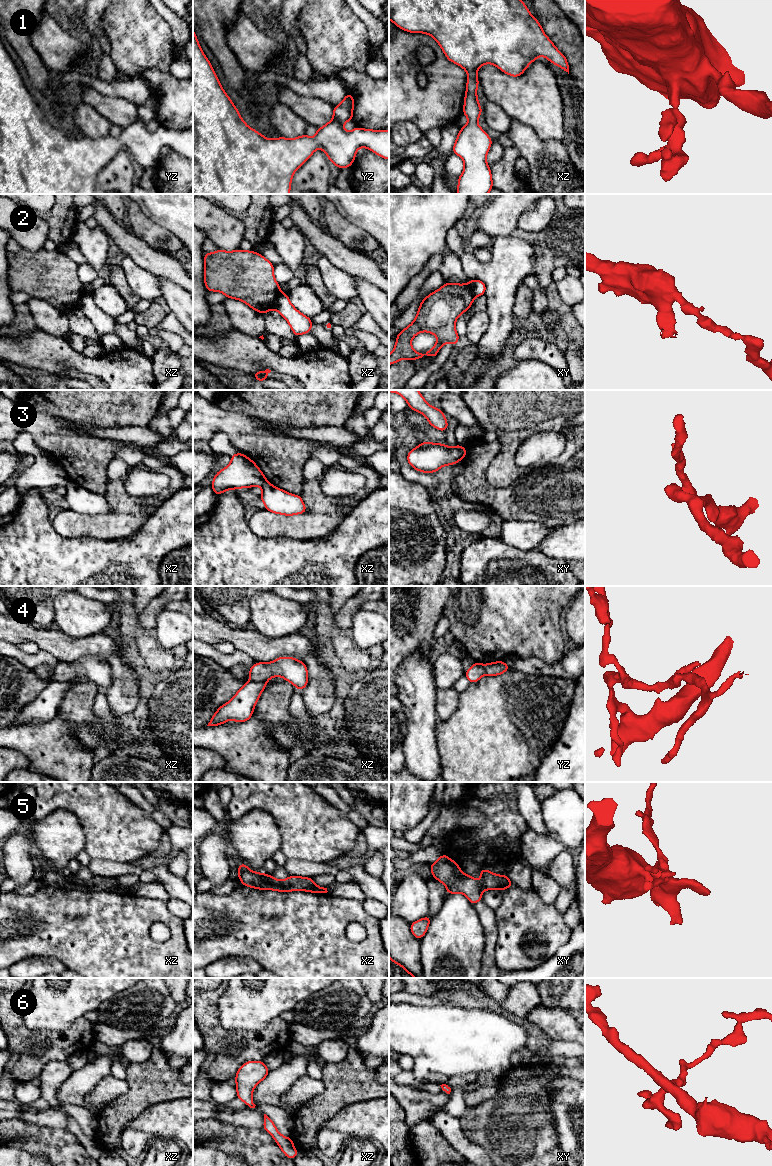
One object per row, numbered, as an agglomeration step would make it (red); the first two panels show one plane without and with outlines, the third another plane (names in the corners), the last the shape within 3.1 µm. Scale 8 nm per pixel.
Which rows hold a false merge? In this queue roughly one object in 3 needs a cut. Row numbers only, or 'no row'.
2, 3, 4

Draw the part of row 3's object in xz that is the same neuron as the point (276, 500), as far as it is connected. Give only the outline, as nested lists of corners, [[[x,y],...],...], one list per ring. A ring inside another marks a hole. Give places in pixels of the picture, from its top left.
[[[269,482],[262,487],[260,499],[264,503],[265,509],[275,514],[292,516],[307,511],[300,495],[288,493]]]

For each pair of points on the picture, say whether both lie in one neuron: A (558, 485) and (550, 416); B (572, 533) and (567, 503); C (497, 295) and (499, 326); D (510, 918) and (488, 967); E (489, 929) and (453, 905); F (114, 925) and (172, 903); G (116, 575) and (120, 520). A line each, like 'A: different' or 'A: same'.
A: different
B: different
C: same
D: different
E: different
F: different
G: different

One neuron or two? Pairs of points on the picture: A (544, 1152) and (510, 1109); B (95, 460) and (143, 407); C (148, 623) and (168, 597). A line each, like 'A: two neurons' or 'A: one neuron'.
A: one neuron
B: two neurons
C: one neuron

